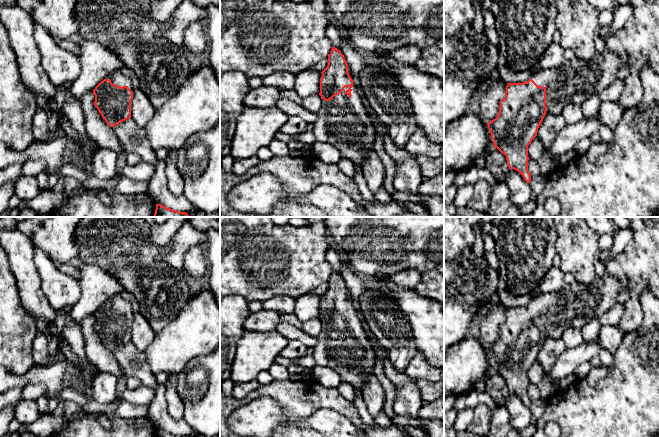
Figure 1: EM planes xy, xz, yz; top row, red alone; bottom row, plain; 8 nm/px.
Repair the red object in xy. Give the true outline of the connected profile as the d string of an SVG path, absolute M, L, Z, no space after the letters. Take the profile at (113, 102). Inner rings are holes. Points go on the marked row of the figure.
M120 70L111 73L93 90L94 105L110 127L131 118L133 90L131 79Z

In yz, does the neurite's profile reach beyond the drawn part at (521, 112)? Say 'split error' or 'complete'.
split error

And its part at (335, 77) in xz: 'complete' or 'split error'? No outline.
split error

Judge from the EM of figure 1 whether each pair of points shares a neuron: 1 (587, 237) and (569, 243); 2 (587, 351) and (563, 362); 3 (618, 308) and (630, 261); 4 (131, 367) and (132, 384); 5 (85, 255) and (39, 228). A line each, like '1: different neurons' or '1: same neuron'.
1: same neuron
2: same neuron
3: different neurons
4: different neurons
5: different neurons

